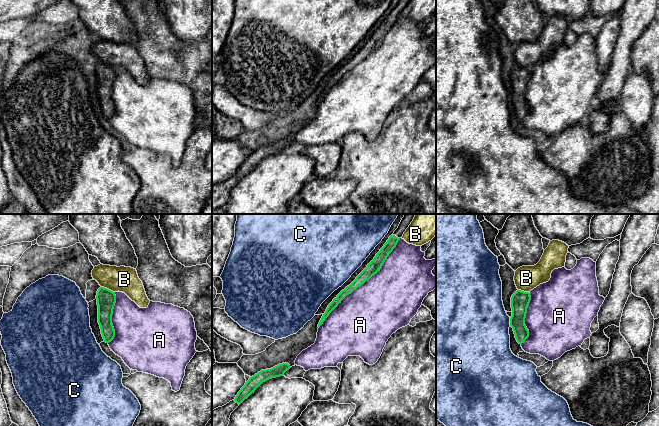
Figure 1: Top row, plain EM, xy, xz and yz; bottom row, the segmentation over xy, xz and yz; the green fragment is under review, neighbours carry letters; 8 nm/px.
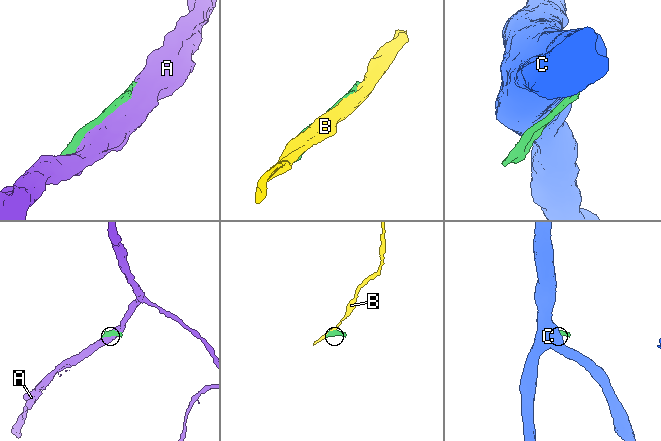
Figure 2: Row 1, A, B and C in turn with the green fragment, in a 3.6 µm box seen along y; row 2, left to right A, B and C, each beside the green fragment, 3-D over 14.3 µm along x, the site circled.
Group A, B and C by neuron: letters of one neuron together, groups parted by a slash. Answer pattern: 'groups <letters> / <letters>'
groups A / B / C

